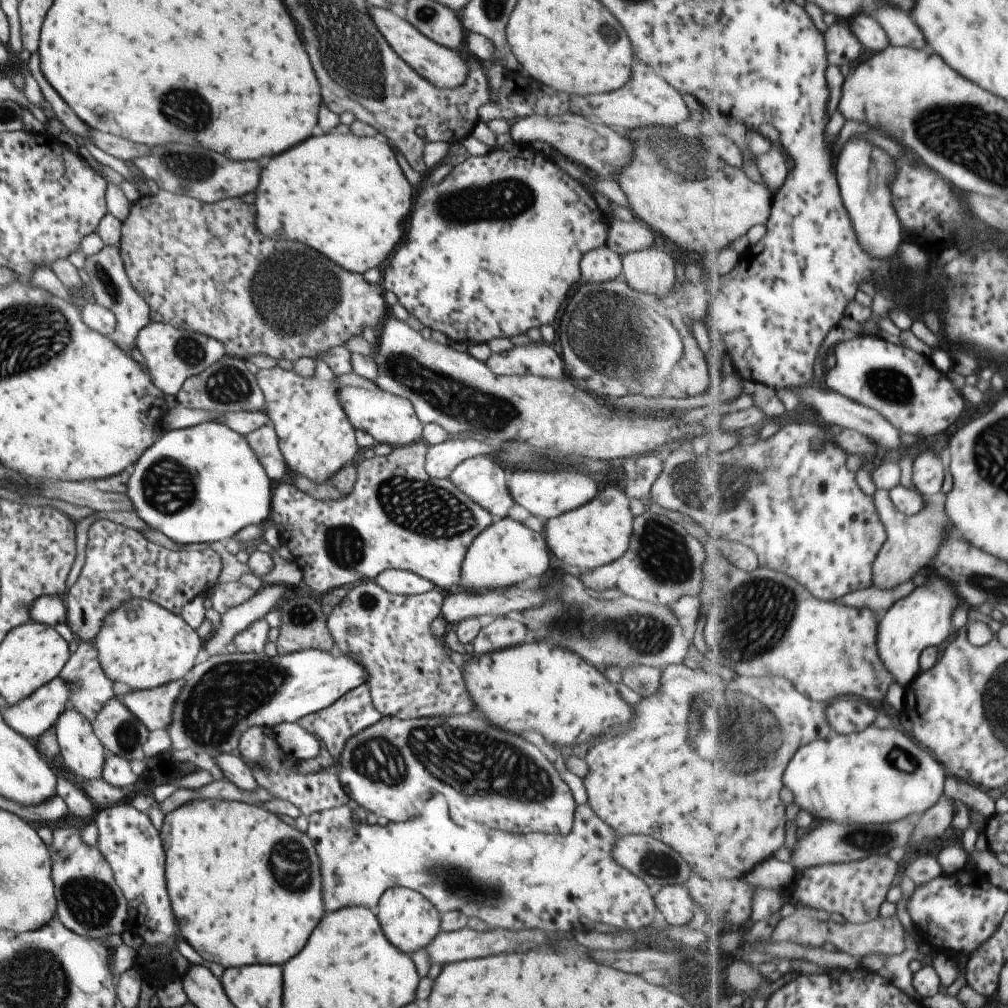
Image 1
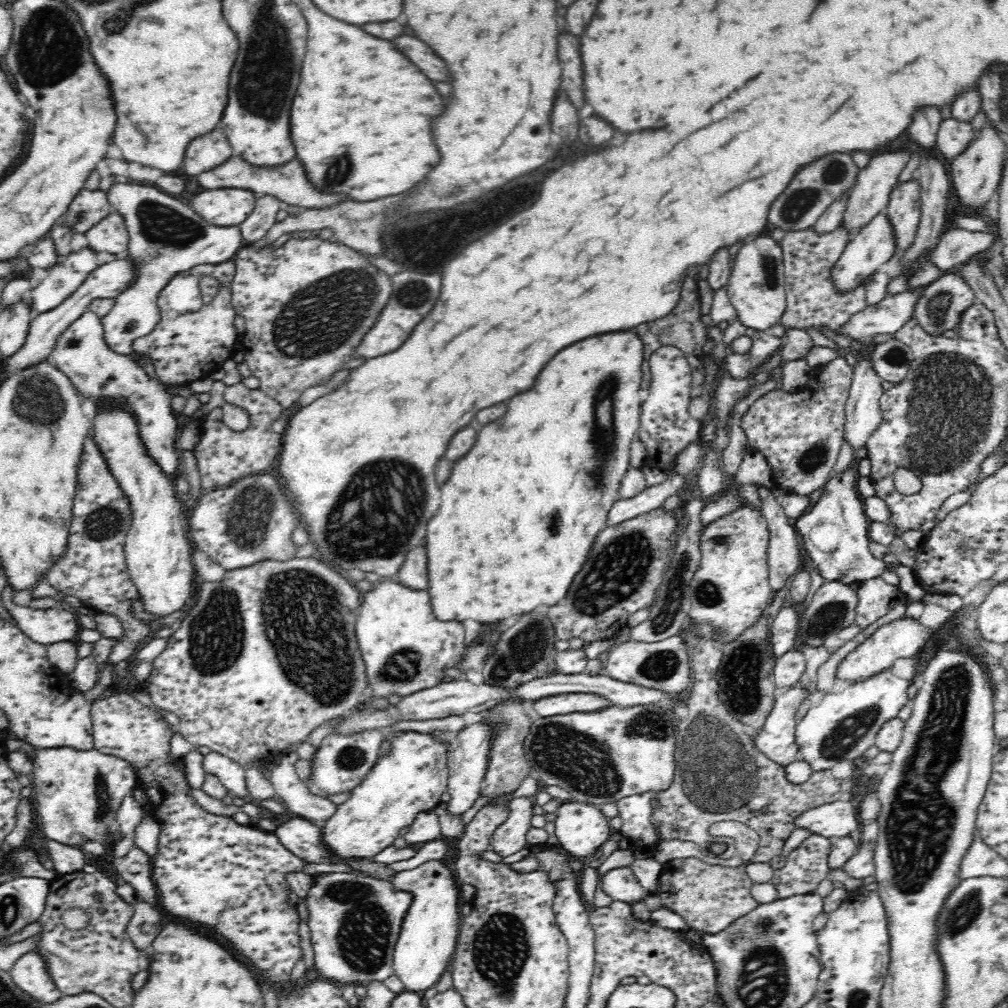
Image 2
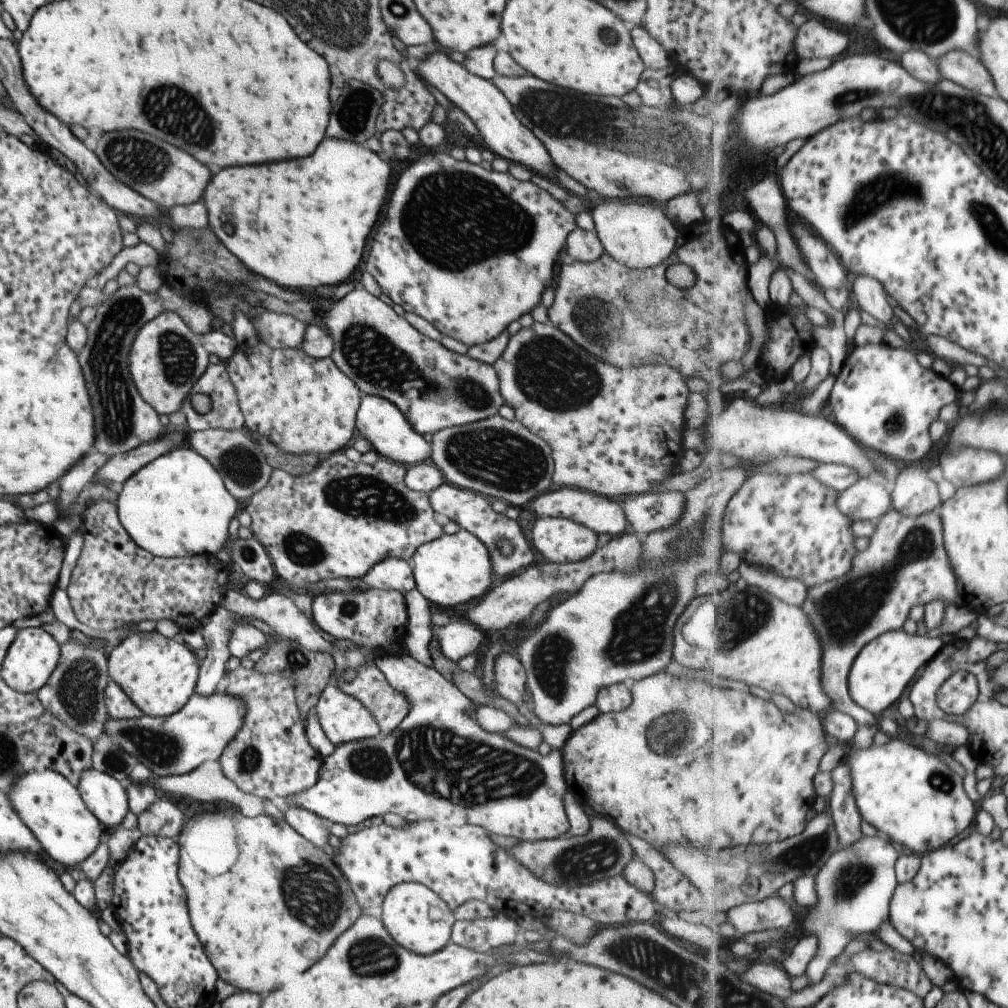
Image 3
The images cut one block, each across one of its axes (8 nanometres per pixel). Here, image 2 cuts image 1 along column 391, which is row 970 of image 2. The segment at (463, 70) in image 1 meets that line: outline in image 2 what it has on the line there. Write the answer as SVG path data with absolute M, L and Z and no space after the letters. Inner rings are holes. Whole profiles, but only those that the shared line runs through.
M39 950L24 954L15 964L11 976L23 991L44 1004L54 1004L63 998L52 979L49 963Z

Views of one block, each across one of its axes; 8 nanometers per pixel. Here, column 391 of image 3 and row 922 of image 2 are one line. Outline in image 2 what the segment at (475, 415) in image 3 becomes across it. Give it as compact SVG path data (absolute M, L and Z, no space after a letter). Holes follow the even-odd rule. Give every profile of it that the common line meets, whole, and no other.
M351 872L351 873L320 873L312 876L313 886L309 890L305 898L306 904L310 911L310 930L312 930L312 945L314 946L314 953L316 953L316 967L315 970L320 973L320 977L324 980L331 981L338 986L348 986L348 984L363 985L366 986L370 982L383 982L395 975L394 973L394 952L396 944L400 937L400 930L402 930L402 922L412 906L412 894L410 892L398 890L389 880L377 879L368 874L362 872Z

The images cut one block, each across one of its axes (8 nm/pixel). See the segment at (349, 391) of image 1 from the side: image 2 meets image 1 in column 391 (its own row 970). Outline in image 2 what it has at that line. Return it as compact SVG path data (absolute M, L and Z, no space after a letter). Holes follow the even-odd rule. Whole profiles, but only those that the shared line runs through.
M442 859L428 860L412 870L394 873L389 881L398 890L410 892L414 897L402 922L393 958L395 976L404 983L406 990L420 993L435 986L455 954L462 919L460 882Z

